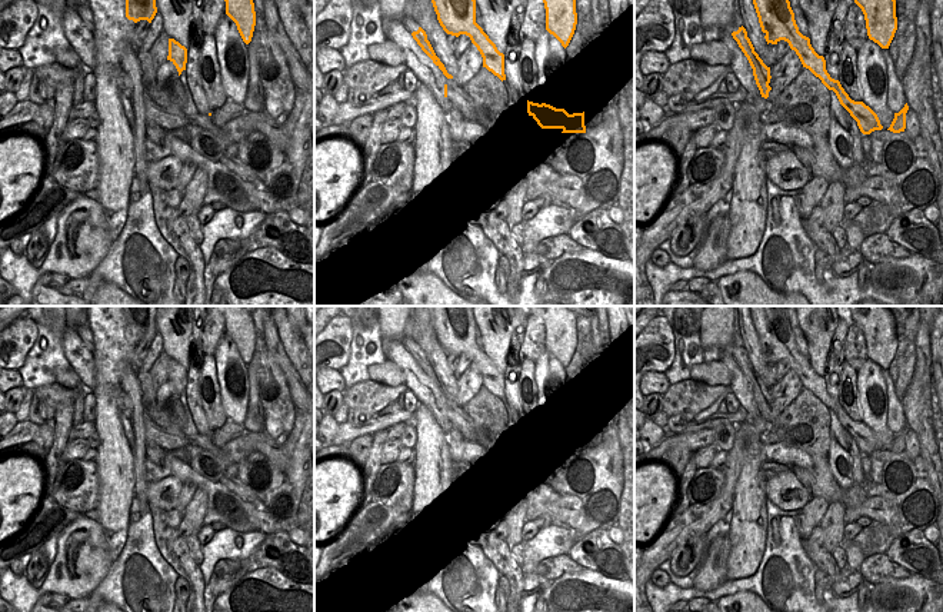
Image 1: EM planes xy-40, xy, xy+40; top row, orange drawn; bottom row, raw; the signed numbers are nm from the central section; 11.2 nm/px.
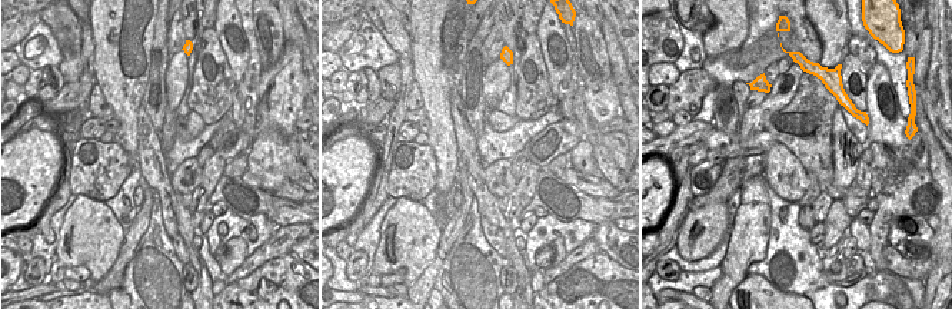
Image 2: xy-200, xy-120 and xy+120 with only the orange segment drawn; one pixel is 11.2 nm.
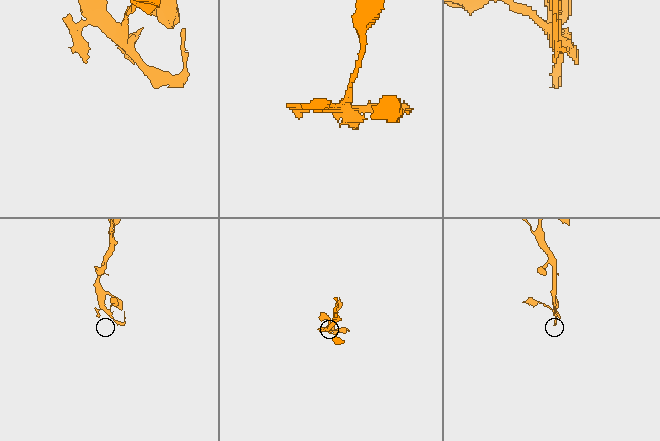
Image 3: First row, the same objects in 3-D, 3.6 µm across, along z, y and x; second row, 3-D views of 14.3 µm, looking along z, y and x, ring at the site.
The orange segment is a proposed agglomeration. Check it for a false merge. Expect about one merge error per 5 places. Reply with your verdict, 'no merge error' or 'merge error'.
no merge error

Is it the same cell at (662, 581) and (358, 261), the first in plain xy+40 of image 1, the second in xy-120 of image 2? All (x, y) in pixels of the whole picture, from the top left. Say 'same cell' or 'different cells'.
same cell

